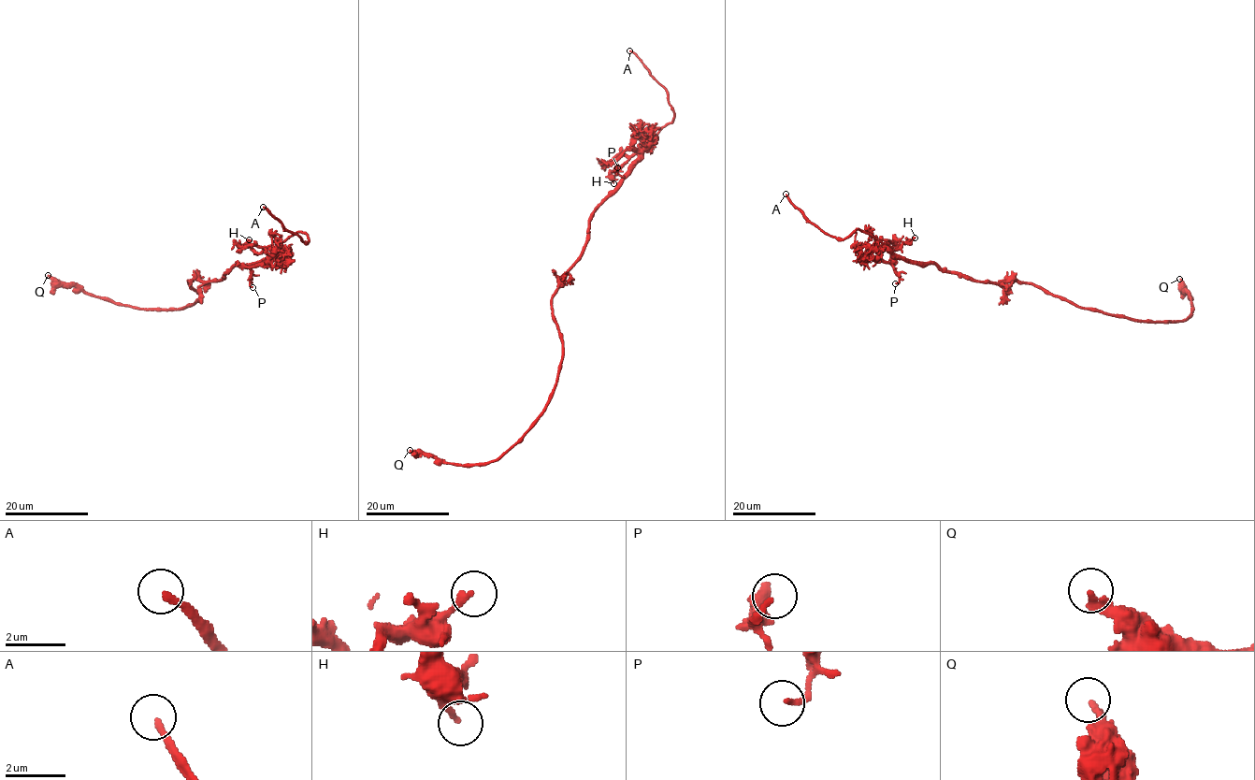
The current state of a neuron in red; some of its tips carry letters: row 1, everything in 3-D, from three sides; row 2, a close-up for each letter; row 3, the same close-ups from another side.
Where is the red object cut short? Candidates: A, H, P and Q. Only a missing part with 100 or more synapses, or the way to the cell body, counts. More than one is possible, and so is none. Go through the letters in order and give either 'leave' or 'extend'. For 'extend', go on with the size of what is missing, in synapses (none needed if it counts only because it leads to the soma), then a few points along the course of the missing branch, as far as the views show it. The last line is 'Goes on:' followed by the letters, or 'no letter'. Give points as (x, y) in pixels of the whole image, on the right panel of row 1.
A: extend; missing branch runs (786, 194), (786, 179), (775, 163), (748, 64), (742, 50), (735, 43), (738, 40)
H: leave
P: leave
Q: leave
Goes on: A

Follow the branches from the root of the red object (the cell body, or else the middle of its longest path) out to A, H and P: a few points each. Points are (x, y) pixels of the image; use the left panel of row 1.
A: (195, 280), (217, 281), (234, 266), (258, 263), (298, 232), (308, 236), (307, 243), (289, 232), (263, 207)
H: (195, 280), (217, 281), (234, 266), (258, 263), (272, 252), (265, 248), (254, 252), (246, 245), (249, 239)
P: (195, 280), (217, 281), (234, 266), (258, 263), (273, 252), (266, 261), (252, 268), (250, 285), (252, 287)

